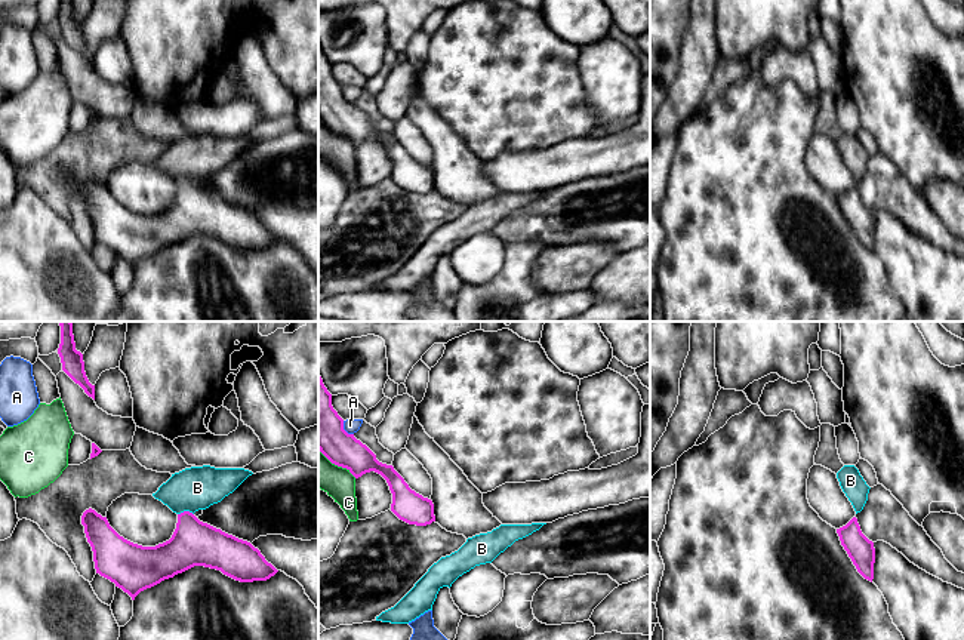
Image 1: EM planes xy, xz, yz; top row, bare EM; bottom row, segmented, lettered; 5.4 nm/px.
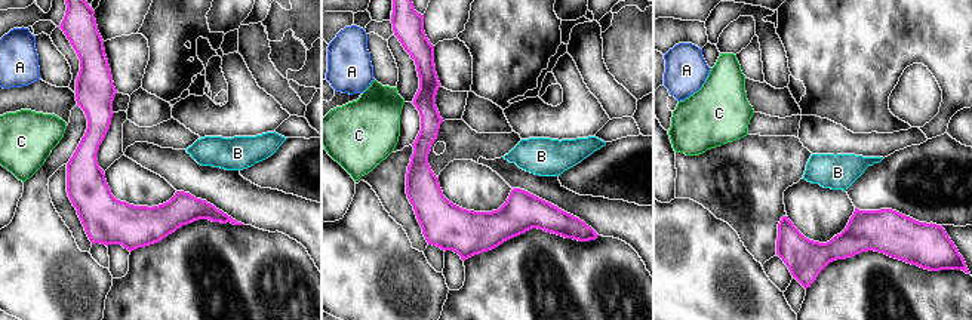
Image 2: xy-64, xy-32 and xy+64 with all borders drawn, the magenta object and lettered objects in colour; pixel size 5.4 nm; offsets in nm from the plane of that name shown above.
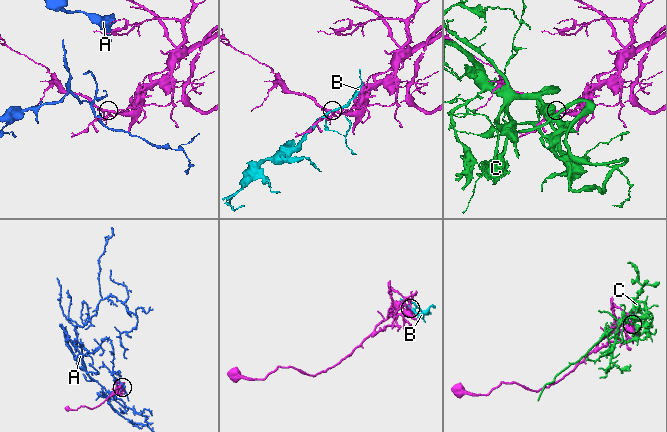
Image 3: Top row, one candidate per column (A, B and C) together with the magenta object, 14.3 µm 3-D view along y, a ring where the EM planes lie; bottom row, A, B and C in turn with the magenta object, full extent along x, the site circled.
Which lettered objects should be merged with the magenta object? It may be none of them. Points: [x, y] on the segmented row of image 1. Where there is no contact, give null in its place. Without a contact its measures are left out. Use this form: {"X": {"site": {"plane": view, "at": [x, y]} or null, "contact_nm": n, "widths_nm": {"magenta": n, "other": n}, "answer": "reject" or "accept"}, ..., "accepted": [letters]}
{"A": {"site": {"plane": "xz", "at": [344, 430]}, "contact_nm": 100, "widths_nm": {"magenta": 240, "other": 80}, "answer": "reject"}, "B": {"site": {"plane": "xy", "at": [185, 511]}, "contact_nm": 90, "widths_nm": {"magenta": 240, "other": 240}, "answer": "reject"}, "C": {"site": {"plane": "xz", "at": [336, 464]}, "contact_nm": 260, "widths_nm": {"magenta": 240, "other": 170}, "answer": "reject"}, "accepted": []}

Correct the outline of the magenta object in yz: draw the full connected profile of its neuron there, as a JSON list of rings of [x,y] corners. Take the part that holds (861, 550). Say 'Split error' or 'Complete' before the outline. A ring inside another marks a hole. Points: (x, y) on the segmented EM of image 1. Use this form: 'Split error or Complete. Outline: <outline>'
Complete. Outline: [[[853,517],[846,526],[837,529],[837,533],[857,572],[872,582],[875,548],[874,542],[862,533],[857,519]]]

